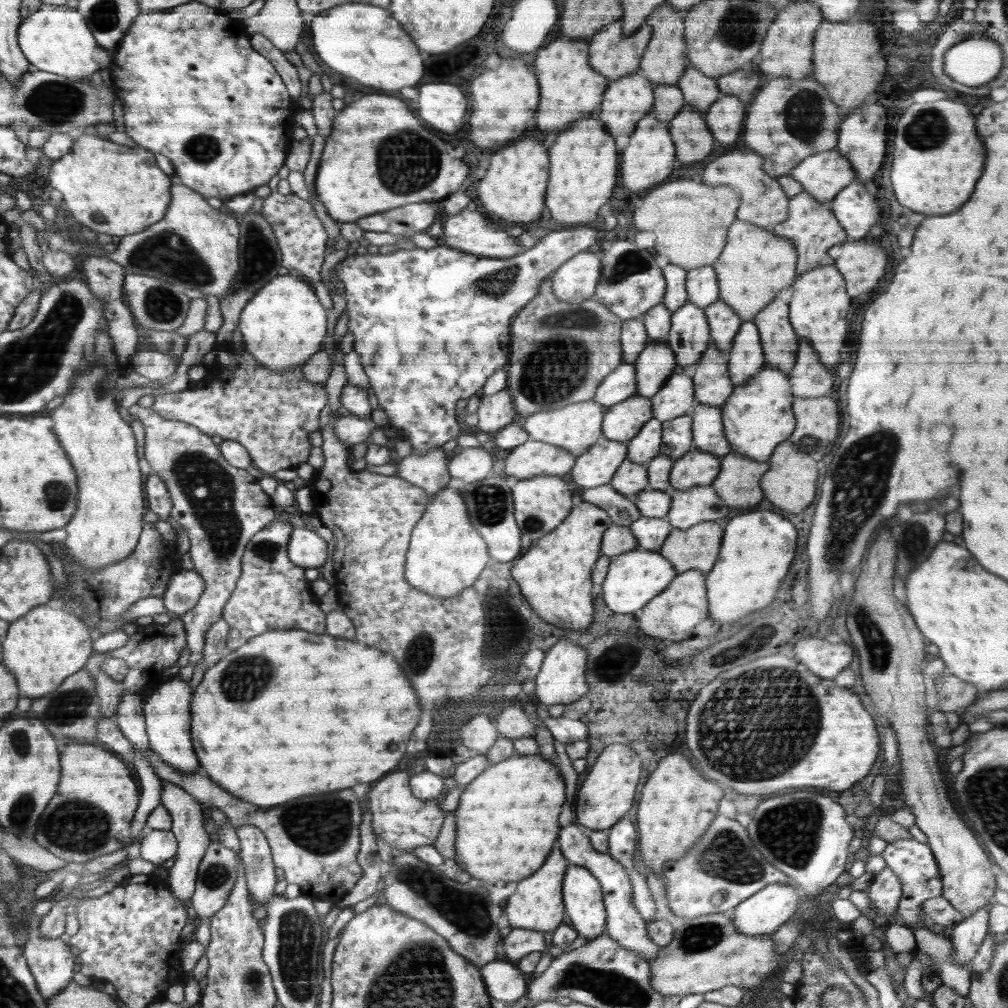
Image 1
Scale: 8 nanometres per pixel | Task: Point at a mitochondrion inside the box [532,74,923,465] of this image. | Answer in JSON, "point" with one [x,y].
{"point":[804,117]}

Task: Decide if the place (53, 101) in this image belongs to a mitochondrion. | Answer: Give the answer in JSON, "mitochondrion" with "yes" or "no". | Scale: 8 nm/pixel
{"mitochondrion":"yes"}

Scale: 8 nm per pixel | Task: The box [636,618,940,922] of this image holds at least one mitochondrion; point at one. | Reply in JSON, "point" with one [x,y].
{"point":[776,710]}

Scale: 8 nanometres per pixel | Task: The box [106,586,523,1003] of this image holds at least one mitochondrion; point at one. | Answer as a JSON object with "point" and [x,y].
{"point":[468,913]}

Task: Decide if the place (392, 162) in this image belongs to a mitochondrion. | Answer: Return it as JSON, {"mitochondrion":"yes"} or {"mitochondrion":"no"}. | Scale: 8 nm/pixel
{"mitochondrion":"yes"}

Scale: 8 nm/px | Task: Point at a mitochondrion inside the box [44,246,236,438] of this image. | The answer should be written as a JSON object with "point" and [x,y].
{"point":[163,305]}

